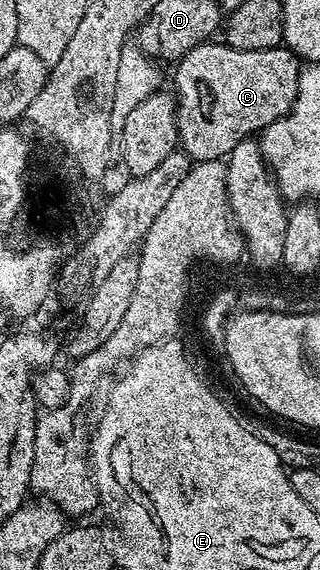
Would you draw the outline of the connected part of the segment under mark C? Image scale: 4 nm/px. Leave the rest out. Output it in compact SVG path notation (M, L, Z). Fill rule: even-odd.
M208 41L197 45L192 51L183 55L178 60L175 71L175 87L173 86L173 94L177 100L175 116L177 117L177 125L179 126L179 147L188 158L194 162L213 161L214 159L226 160L232 149L238 145L242 139L250 139L256 133L262 133L270 123L277 121L281 117L285 117L291 112L291 106L295 103L297 97L297 89L299 88L299 75L301 72L301 60L298 55L294 55L285 45L274 47L273 49L265 49L264 51L242 51L241 49L233 49L228 47L226 42Z

